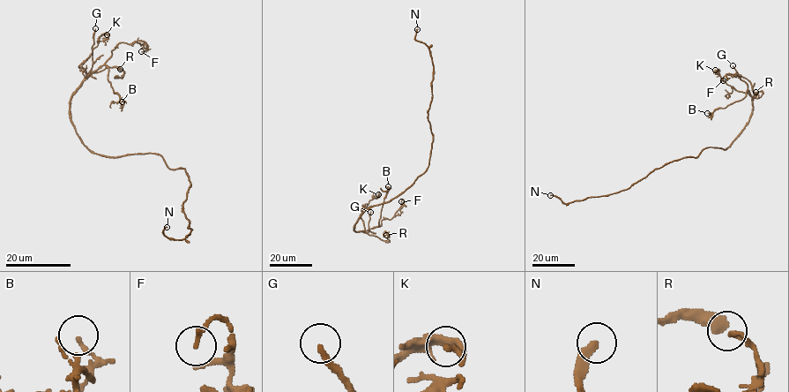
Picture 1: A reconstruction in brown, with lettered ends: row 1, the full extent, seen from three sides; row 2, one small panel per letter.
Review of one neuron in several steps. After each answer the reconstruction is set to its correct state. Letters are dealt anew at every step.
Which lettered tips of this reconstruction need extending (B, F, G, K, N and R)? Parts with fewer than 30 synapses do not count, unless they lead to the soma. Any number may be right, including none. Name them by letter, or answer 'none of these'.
G, N

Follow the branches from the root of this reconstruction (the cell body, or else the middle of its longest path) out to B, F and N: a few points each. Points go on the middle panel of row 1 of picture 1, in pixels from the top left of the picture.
B: (413, 184), (389, 201), (368, 207), (355, 222), (355, 231), (368, 230), (379, 225), (388, 186)
F: (413, 184), (389, 201), (368, 207), (354, 229), (380, 227), (383, 219), (394, 214), (401, 201)
N: (413, 184), (427, 168), (433, 139), (427, 109), (432, 99), (433, 65), (429, 48), (415, 39), (417, 29)

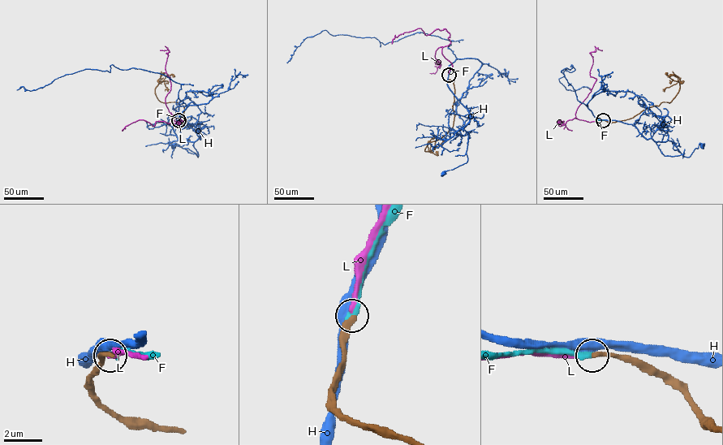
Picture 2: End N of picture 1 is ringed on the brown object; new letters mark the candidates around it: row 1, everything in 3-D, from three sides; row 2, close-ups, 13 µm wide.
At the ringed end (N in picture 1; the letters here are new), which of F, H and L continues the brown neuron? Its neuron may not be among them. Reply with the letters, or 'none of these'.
F

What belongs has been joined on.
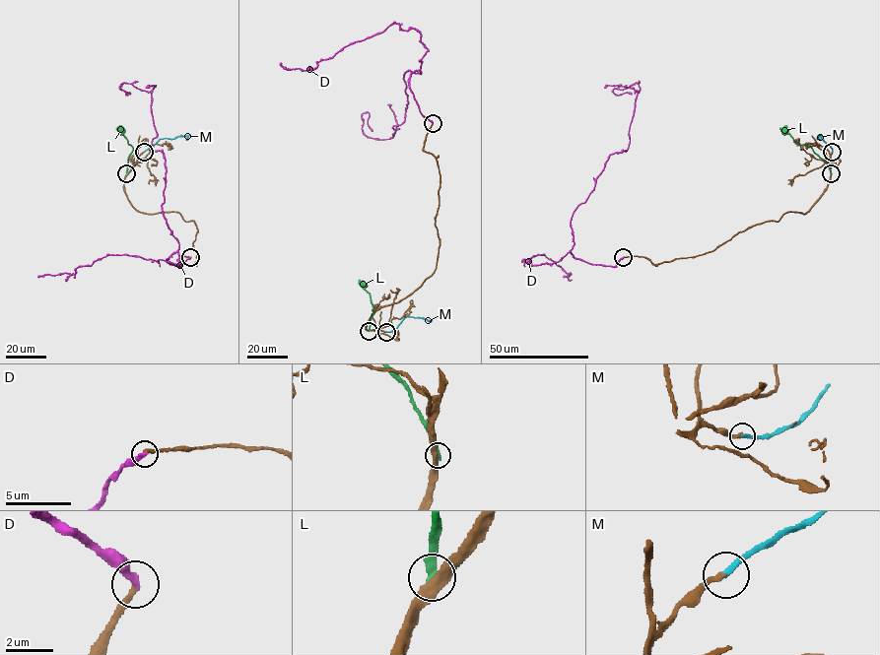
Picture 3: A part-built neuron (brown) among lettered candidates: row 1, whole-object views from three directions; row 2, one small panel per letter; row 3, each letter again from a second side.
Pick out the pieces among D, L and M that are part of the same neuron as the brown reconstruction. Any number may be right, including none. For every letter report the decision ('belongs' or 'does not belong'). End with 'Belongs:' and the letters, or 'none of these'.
D: does not belong
L: does not belong
M: belongs
Belongs: M

